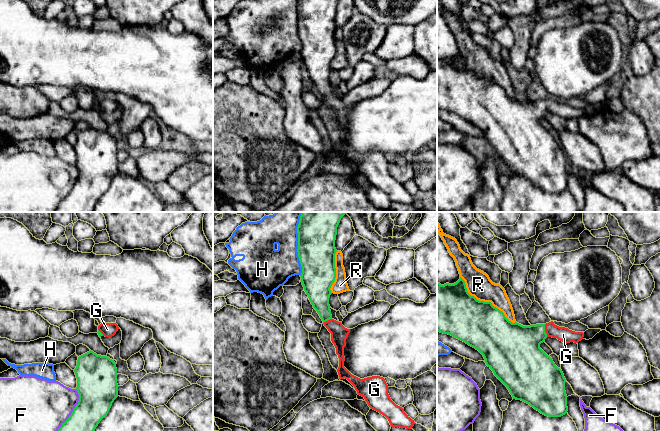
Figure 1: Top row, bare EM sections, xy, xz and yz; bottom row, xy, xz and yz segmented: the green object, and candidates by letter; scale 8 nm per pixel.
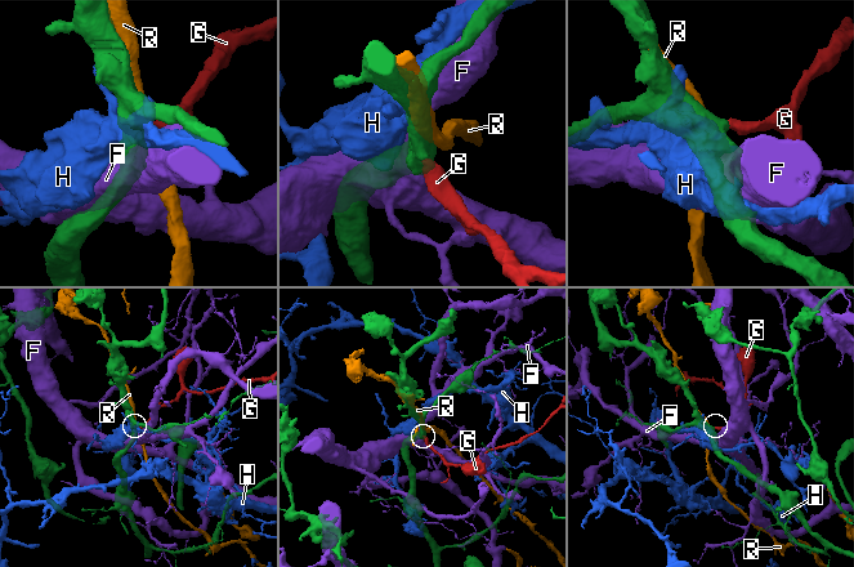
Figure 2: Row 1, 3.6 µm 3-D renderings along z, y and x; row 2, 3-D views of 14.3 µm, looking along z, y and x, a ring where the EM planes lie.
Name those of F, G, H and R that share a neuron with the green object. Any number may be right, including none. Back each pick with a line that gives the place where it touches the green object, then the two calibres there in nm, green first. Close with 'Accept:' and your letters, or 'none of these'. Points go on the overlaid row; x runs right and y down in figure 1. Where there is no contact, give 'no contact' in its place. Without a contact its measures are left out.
G: meets green in yz at (544, 330); 360 nm thick on the green side, 120 nm on the other
Accept: G

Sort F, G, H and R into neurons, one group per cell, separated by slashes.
F / G / H / R

